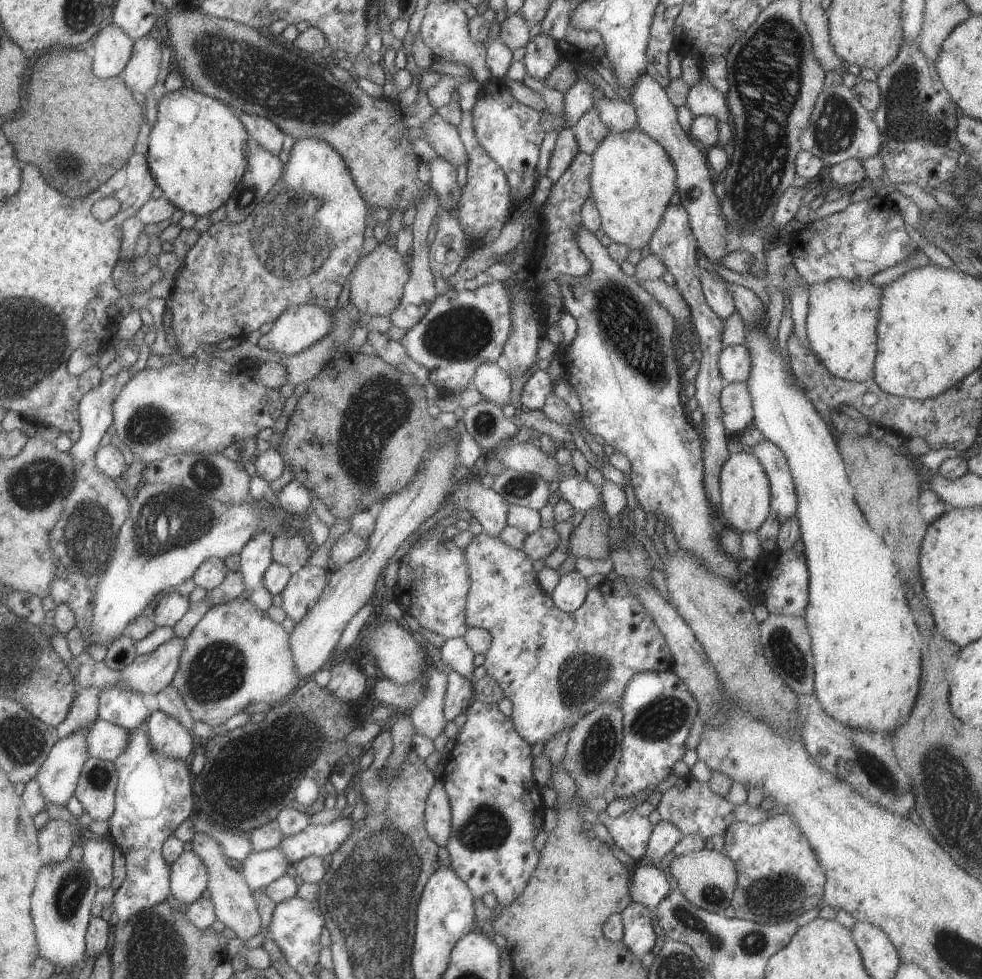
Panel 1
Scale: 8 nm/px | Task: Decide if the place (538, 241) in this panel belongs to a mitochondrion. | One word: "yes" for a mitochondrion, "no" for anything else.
no

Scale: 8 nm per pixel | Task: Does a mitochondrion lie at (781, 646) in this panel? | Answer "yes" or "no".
yes

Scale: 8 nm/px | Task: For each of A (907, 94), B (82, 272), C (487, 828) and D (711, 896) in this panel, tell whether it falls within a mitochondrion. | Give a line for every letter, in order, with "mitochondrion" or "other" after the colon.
A: mitochondrion
B: other
C: mitochondrion
D: mitochondrion

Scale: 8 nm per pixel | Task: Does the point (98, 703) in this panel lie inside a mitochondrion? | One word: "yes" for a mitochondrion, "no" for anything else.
no

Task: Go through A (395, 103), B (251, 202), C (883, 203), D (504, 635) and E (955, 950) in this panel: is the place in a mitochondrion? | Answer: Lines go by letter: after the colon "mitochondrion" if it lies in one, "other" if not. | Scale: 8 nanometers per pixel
A: other
B: mitochondrion
C: other
D: other
E: mitochondrion

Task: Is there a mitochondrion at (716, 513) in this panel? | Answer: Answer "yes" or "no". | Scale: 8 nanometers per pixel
no

